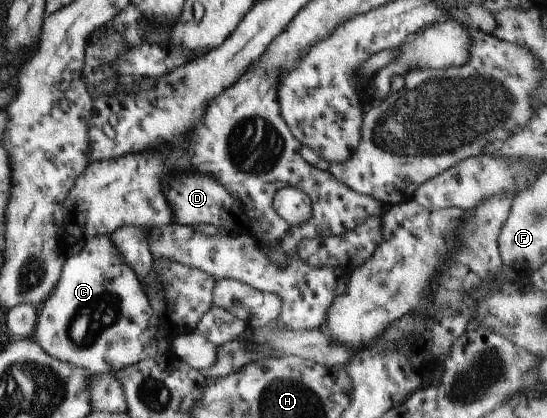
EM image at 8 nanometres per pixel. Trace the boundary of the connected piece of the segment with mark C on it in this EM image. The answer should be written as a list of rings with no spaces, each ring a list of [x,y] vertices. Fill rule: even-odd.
[[[97,234],[93,239],[84,241],[84,243],[84,247],[81,247],[81,250],[77,254],[69,255],[64,260],[54,289],[50,292],[50,295],[40,303],[40,306],[36,311],[35,322],[30,337],[44,350],[44,353],[48,354],[48,357],[52,357],[52,359],[58,360],[59,362],[74,365],[74,367],[88,369],[88,371],[92,371],[94,374],[112,374],[121,370],[123,367],[135,364],[140,360],[157,358],[164,352],[169,351],[170,343],[161,340],[158,335],[156,329],[156,326],[158,325],[156,321],[158,318],[155,316],[145,293],[142,291],[136,274],[133,272],[133,269],[130,269],[129,265],[126,265],[125,262],[120,259],[119,253],[110,241],[110,237]]]

